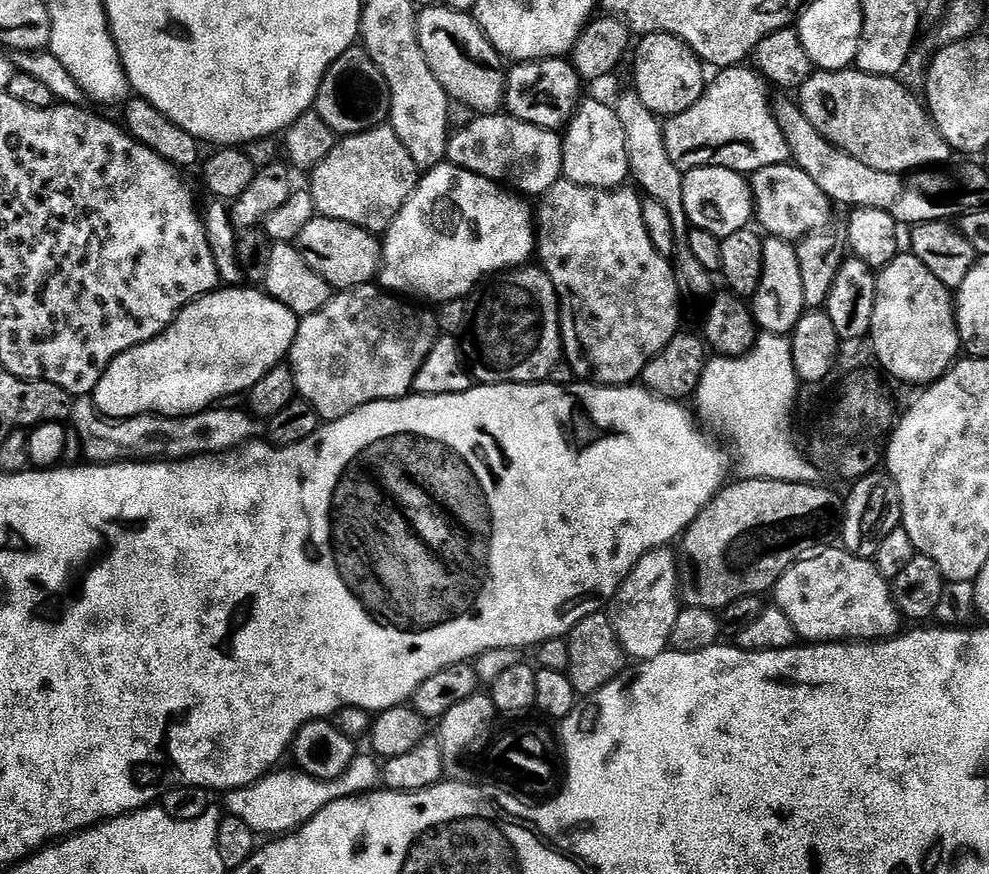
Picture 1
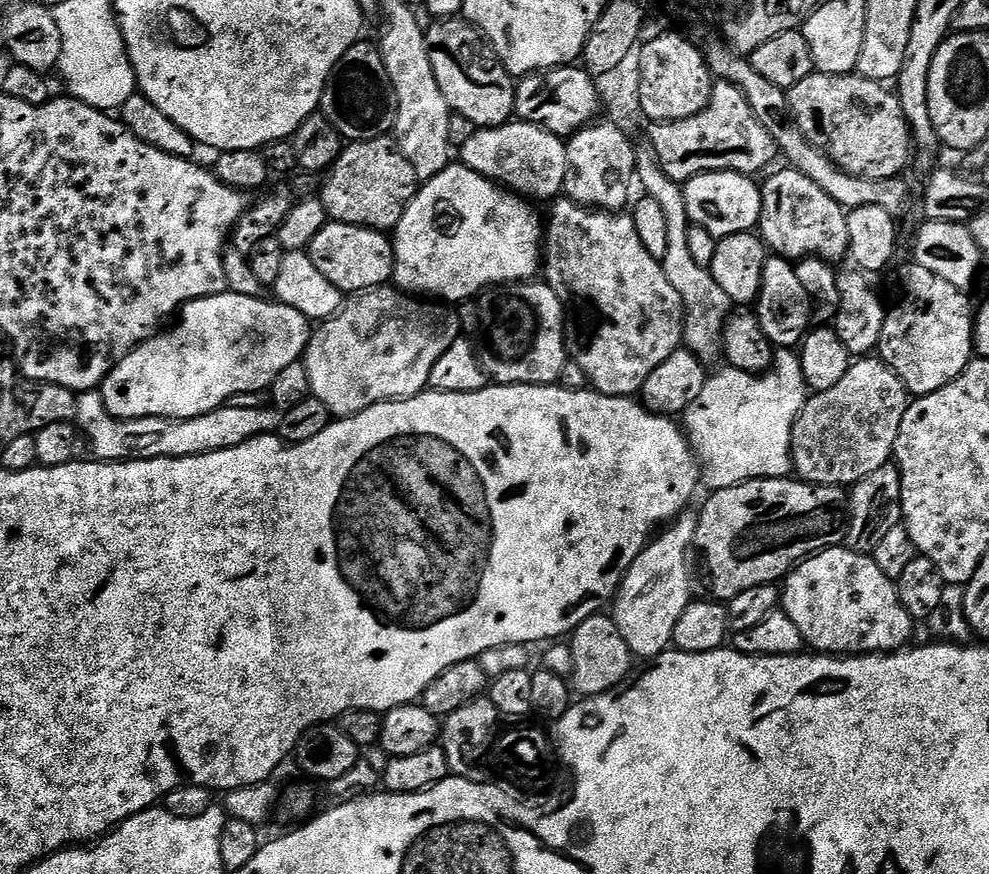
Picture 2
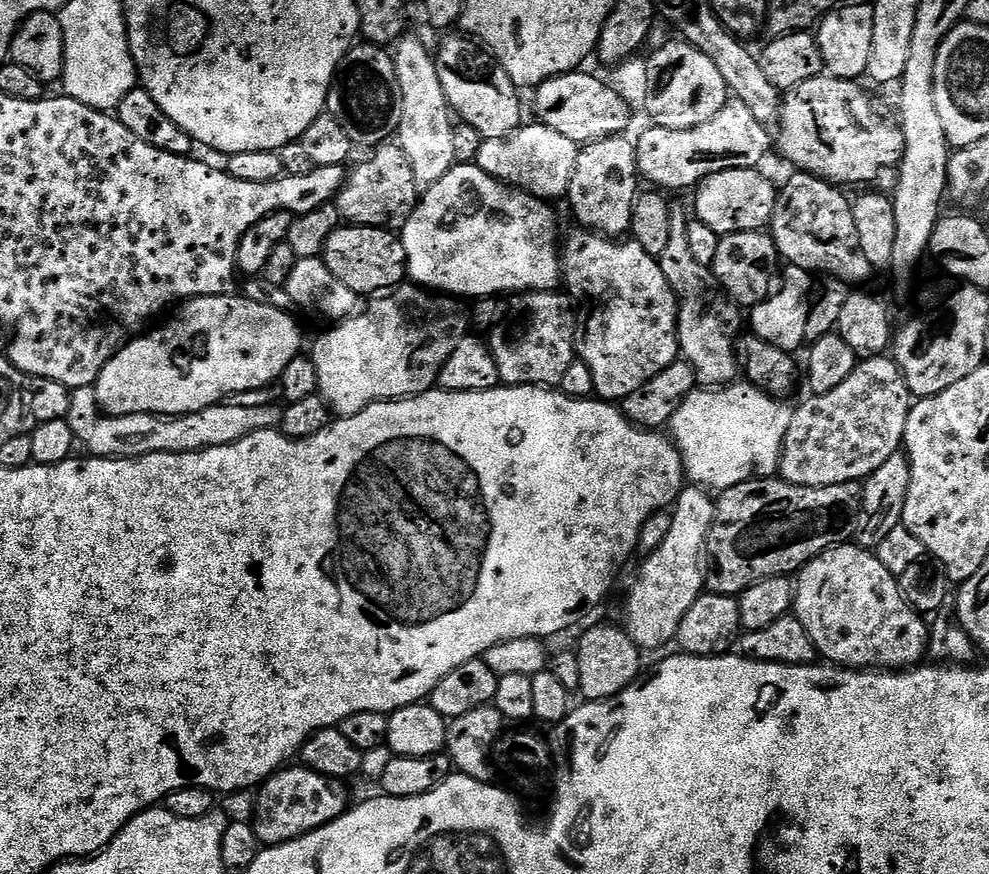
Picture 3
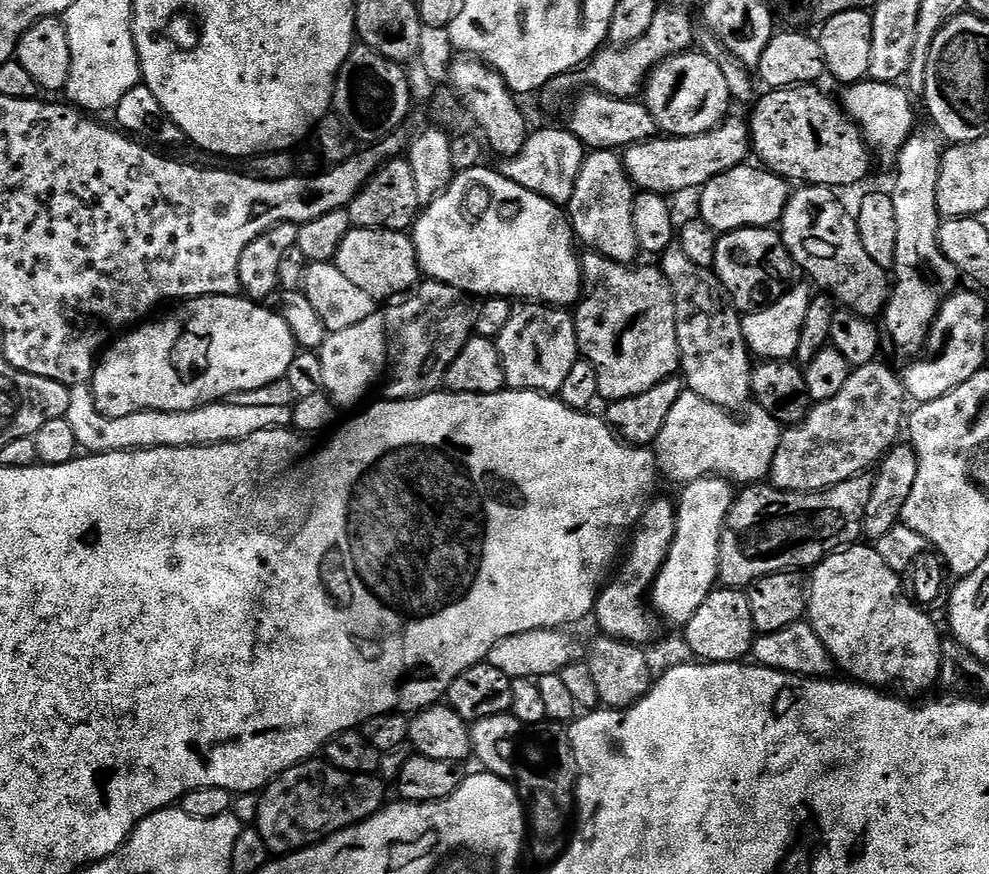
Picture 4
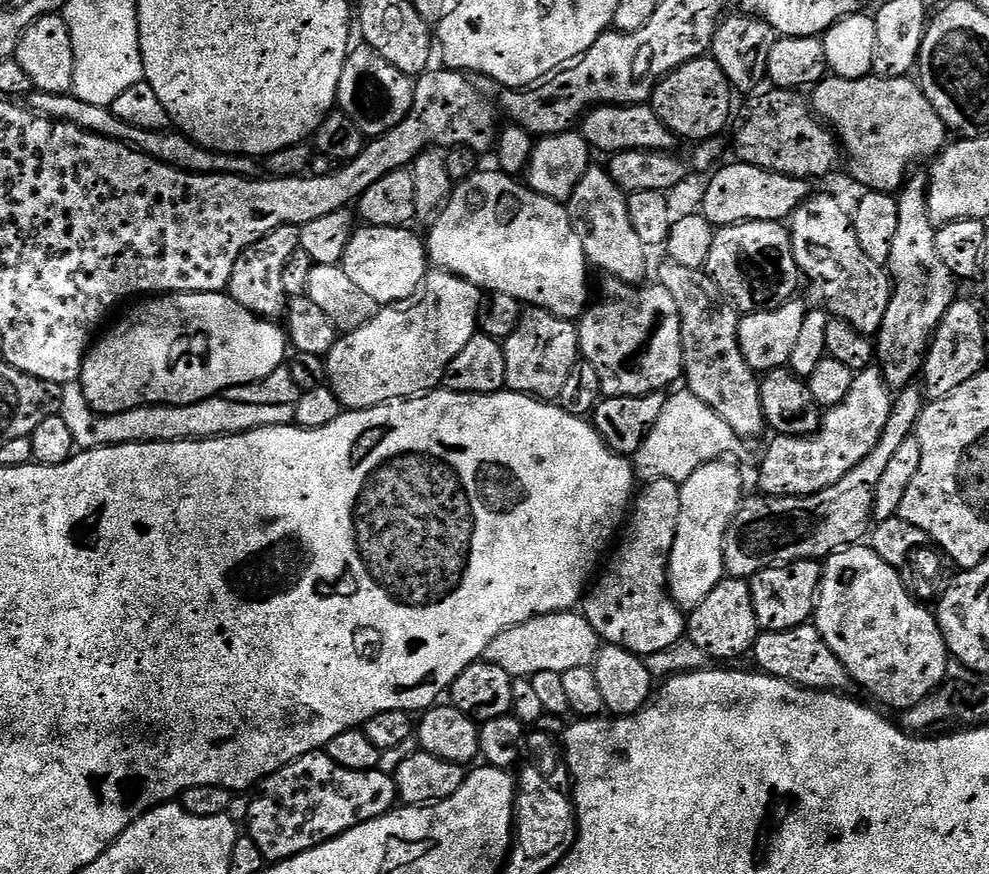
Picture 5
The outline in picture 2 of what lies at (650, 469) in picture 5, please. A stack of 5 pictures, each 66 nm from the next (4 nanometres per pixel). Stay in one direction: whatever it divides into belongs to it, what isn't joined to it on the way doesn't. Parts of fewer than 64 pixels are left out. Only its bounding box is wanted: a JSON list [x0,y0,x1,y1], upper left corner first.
[682,349,810,491]

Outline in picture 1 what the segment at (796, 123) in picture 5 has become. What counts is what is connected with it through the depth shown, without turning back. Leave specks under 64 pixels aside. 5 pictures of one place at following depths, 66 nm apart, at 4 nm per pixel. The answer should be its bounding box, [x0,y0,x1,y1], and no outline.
[798,70,954,174]

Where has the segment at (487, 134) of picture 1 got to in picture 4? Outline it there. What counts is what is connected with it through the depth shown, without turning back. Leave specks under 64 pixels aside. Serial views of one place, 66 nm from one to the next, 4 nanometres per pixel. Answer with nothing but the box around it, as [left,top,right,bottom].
[500,128,586,204]

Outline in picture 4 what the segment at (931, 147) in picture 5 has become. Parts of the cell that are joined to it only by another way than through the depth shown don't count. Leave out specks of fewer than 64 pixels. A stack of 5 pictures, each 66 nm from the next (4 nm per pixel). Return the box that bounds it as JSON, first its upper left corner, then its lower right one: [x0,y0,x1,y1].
[842,78,917,157]

